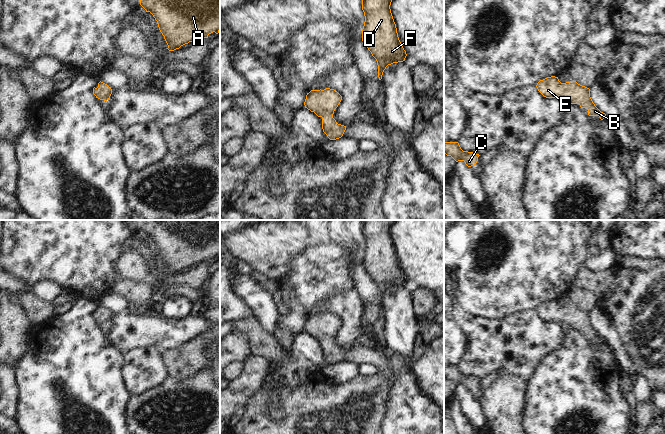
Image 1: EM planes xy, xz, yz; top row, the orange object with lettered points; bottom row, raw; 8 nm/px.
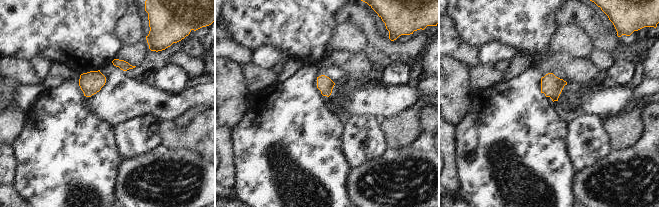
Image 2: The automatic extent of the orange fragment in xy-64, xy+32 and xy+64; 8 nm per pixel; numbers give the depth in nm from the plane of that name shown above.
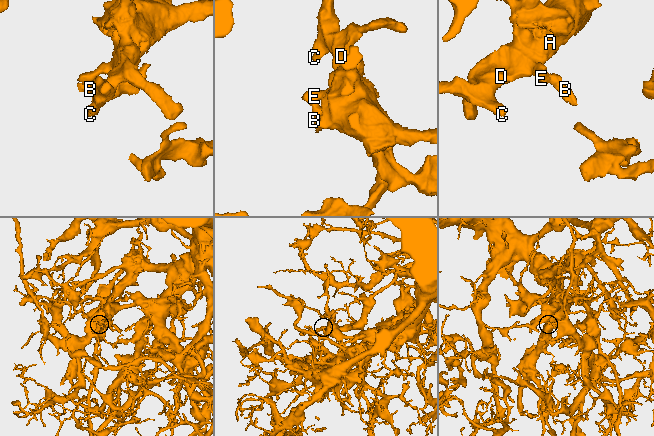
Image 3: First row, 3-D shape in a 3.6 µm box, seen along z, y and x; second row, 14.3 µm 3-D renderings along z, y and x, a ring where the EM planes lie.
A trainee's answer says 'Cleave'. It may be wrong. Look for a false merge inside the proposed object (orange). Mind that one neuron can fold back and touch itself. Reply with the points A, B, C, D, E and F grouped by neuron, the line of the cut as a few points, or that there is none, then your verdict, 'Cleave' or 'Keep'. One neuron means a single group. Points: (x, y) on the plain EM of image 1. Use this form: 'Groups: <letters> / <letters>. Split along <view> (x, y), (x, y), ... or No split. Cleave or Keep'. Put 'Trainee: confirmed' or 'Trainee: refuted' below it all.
Groups: A B C D E F. No split. Keep.
Trainee: refuted

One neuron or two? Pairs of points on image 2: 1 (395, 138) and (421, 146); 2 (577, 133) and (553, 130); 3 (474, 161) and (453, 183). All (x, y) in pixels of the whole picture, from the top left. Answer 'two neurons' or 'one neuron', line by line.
1: two neurons
2: two neurons
3: two neurons

